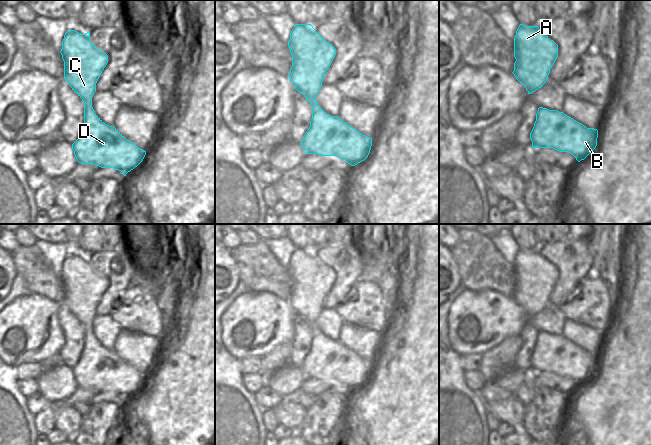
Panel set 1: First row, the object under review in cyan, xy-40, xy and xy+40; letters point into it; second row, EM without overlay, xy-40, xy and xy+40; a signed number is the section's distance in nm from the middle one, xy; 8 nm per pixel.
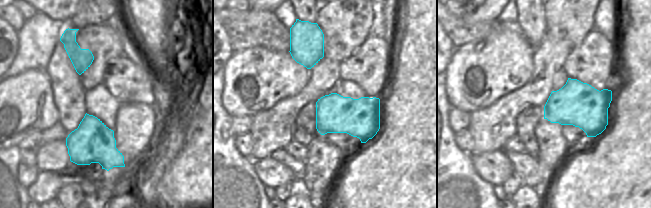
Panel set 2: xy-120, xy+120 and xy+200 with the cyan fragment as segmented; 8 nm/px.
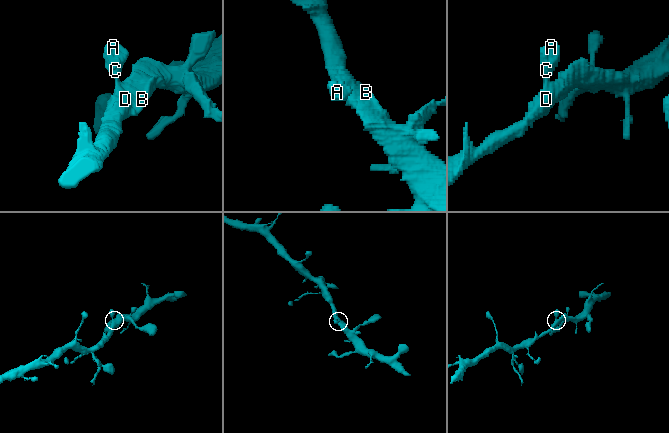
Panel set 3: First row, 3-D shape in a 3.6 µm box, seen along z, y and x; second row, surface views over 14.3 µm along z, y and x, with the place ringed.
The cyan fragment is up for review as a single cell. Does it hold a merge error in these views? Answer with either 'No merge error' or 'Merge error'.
No merge error.

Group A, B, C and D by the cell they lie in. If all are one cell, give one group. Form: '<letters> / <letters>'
A B C D

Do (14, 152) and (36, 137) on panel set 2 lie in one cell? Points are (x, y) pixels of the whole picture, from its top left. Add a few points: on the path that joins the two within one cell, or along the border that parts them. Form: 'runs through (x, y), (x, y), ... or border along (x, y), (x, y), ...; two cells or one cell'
border along (17, 145), (19, 149); two cells

